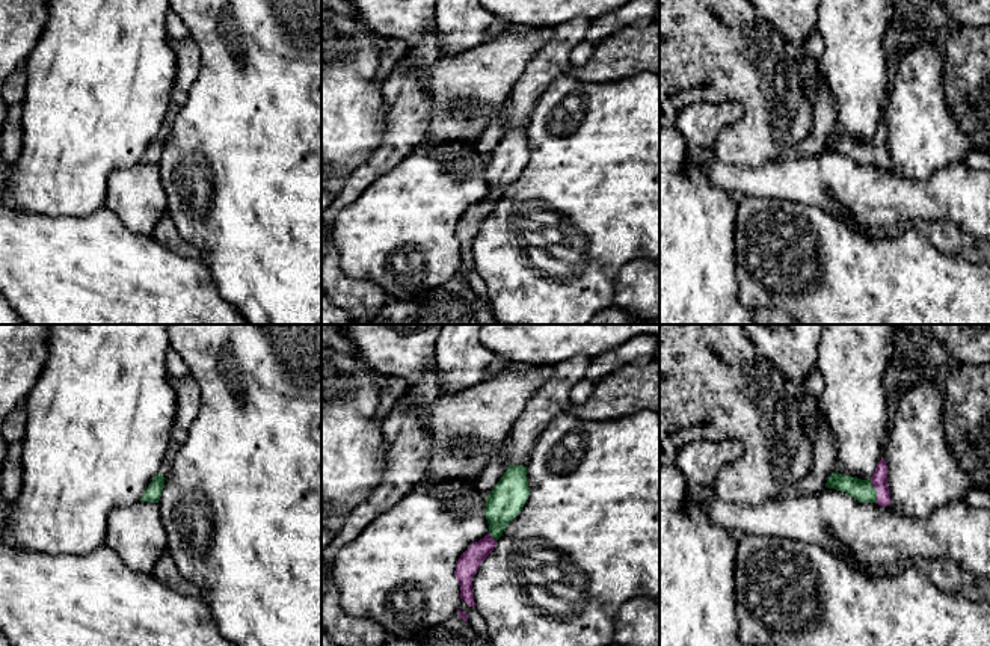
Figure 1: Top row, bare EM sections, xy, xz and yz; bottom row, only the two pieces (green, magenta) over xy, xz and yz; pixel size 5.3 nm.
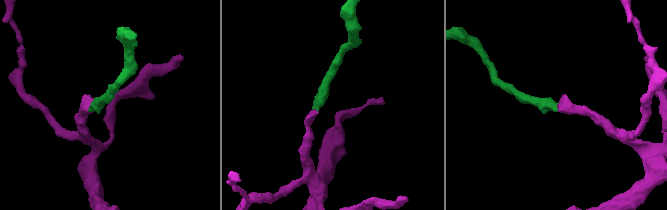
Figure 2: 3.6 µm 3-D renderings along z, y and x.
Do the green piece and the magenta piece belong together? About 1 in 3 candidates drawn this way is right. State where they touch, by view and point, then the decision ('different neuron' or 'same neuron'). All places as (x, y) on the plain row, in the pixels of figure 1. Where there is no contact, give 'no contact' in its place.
yz (876, 153) | same neuron

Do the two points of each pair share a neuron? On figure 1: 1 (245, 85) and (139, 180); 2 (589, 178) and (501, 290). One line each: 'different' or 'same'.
1: different
2: same

